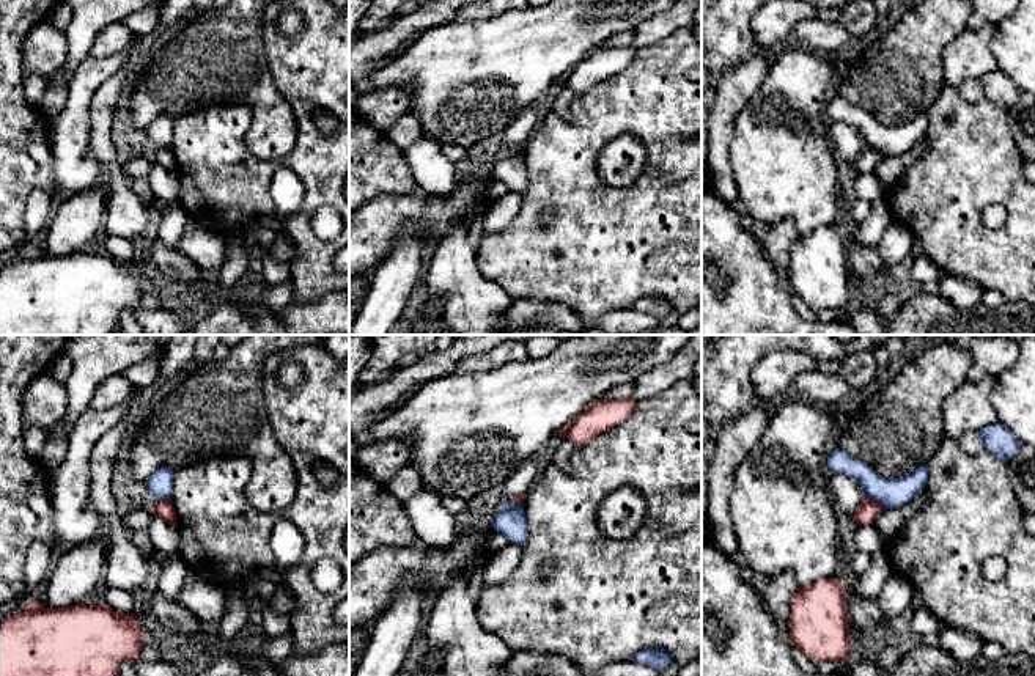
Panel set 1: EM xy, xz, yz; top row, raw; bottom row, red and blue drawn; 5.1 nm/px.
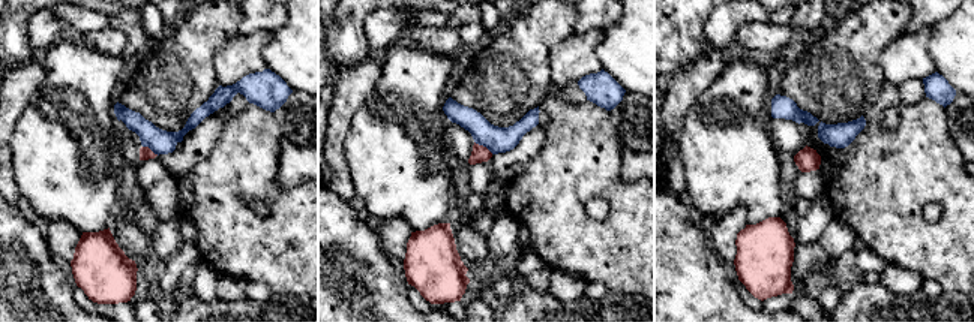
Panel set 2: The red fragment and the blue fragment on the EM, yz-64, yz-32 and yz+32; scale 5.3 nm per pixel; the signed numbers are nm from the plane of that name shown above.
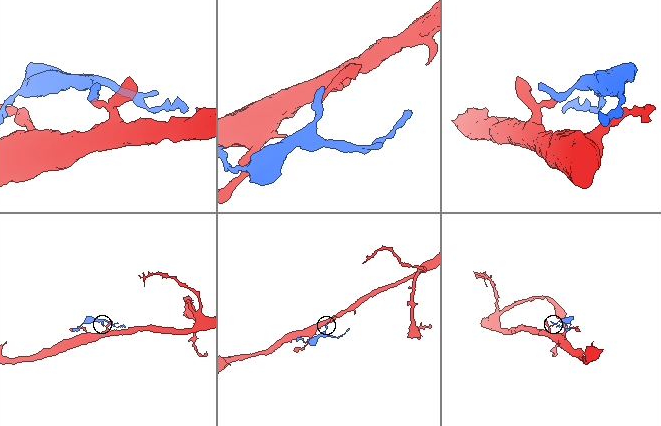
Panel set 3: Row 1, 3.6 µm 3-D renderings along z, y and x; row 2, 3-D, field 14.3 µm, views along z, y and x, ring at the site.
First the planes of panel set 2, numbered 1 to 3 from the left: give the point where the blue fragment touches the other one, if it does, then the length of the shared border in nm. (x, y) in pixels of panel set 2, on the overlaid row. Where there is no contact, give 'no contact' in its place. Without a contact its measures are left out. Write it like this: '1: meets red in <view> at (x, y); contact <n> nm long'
1: meets red in yz-64 at (149, 149); contact 100 nm long
2: meets red in yz-32 at (482, 146); contact 120 nm long
3: no contact

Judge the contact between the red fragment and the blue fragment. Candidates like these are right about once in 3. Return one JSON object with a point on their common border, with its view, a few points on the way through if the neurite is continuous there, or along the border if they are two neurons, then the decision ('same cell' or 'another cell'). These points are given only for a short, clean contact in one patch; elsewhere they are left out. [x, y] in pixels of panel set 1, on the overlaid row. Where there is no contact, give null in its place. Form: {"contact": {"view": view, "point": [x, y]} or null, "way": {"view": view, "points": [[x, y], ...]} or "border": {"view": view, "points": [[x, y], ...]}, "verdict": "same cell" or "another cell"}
{"contact": {"view": "yz", "point": [873, 500]}, "border": {"view": "yz", "points": [[865, 494], [884, 508]]}, "verdict": "another cell"}

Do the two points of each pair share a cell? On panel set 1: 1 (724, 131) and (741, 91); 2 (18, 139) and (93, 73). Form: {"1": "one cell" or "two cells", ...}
{"1": "one cell", "2": "two cells"}

